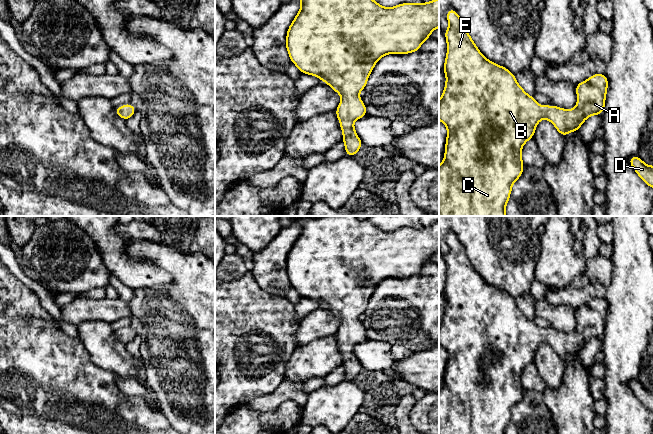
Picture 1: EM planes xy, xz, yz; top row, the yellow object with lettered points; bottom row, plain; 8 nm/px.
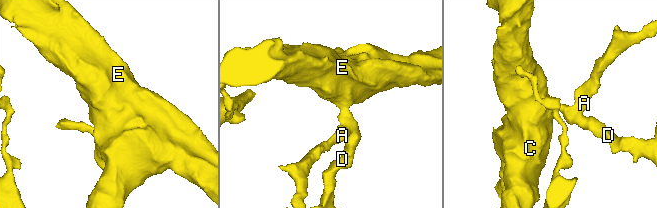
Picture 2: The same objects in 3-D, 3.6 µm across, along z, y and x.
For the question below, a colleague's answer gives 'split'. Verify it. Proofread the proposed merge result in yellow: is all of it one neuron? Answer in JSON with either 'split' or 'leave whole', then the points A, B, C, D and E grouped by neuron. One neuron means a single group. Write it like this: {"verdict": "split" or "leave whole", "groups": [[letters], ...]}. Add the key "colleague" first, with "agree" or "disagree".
{"colleague": "disagree", "verdict": "leave whole", "groups": [["A", "B", "C", "D", "E"]]}

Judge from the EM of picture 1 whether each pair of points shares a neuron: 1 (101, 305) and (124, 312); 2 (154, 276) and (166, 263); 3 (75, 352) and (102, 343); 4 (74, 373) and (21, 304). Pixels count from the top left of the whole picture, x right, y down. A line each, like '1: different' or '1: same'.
1: same
2: different
3: different
4: same

